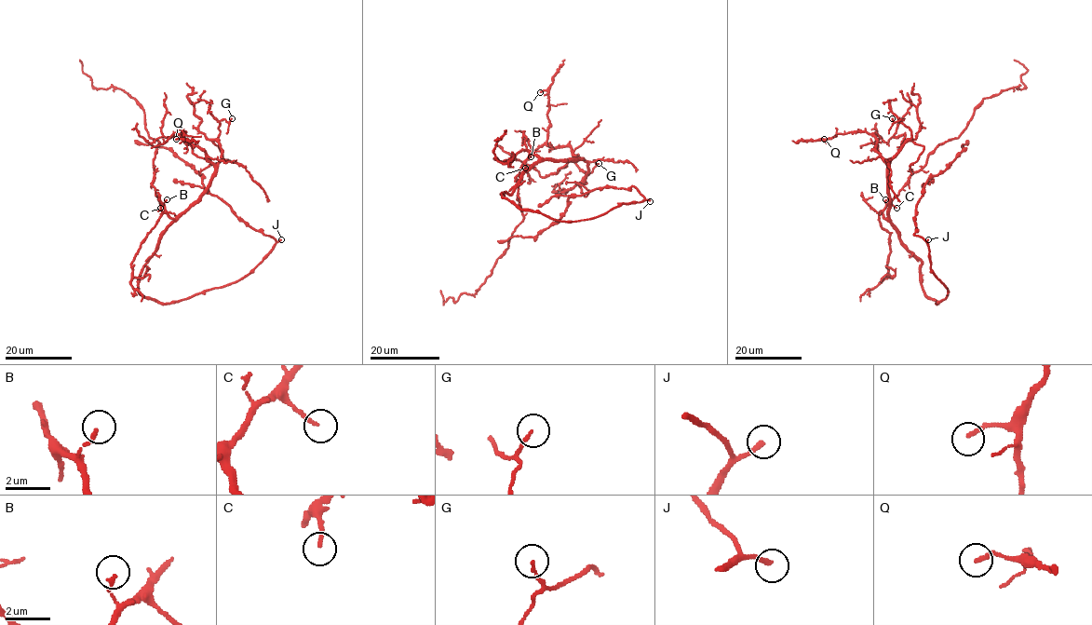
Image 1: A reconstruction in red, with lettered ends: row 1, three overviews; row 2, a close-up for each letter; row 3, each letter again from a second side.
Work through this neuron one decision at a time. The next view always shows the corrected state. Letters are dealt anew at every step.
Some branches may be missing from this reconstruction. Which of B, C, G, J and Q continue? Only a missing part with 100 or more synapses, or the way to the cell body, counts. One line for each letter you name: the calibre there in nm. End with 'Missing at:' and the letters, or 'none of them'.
J: 200 nm thick
Missing at: J

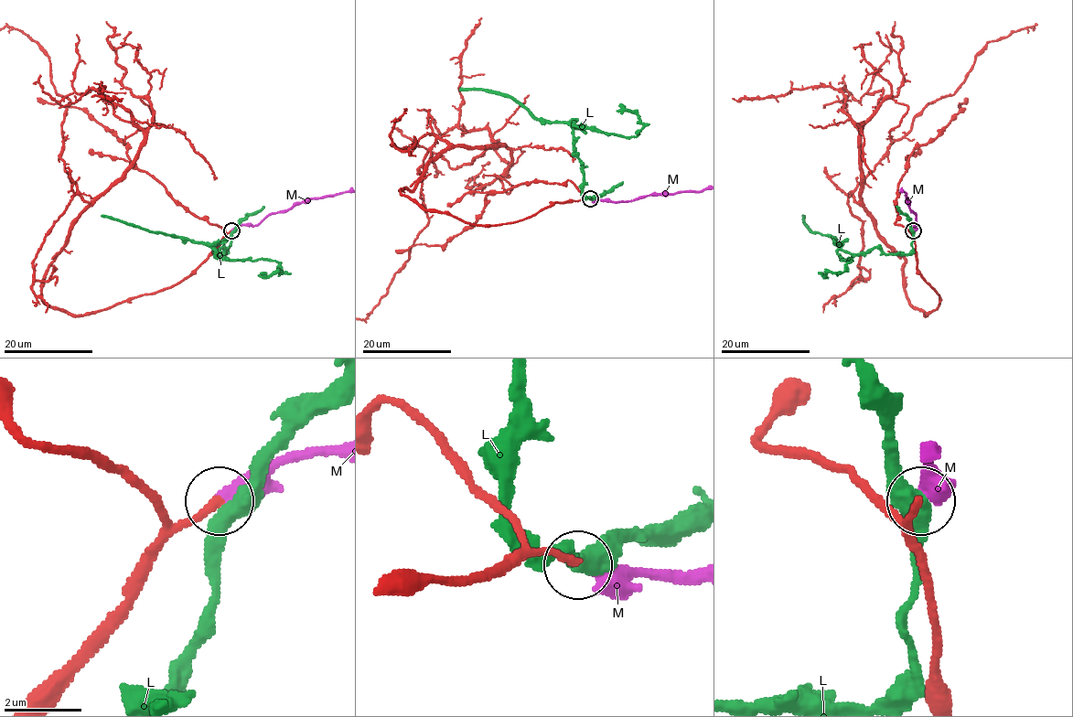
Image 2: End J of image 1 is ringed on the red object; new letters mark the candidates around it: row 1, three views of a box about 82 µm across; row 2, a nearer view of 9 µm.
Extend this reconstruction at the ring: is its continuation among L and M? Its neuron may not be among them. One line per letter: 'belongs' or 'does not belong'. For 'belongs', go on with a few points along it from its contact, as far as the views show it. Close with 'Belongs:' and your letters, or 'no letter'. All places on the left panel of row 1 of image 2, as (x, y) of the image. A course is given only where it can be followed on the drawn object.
L: does not belong
M: belongs
Belongs: M

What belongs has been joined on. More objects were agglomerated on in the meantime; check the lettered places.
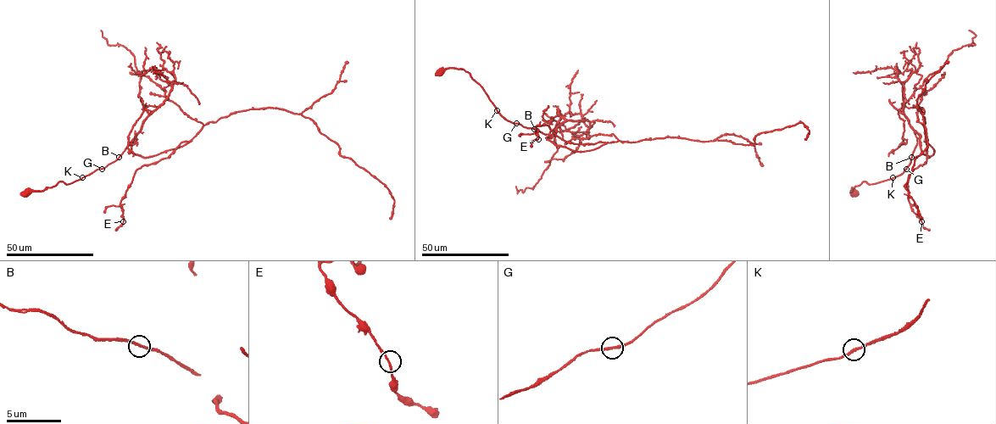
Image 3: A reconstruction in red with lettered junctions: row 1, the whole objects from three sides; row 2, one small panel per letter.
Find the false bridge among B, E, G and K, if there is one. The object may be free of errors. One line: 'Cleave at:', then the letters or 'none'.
Cleave at: none

